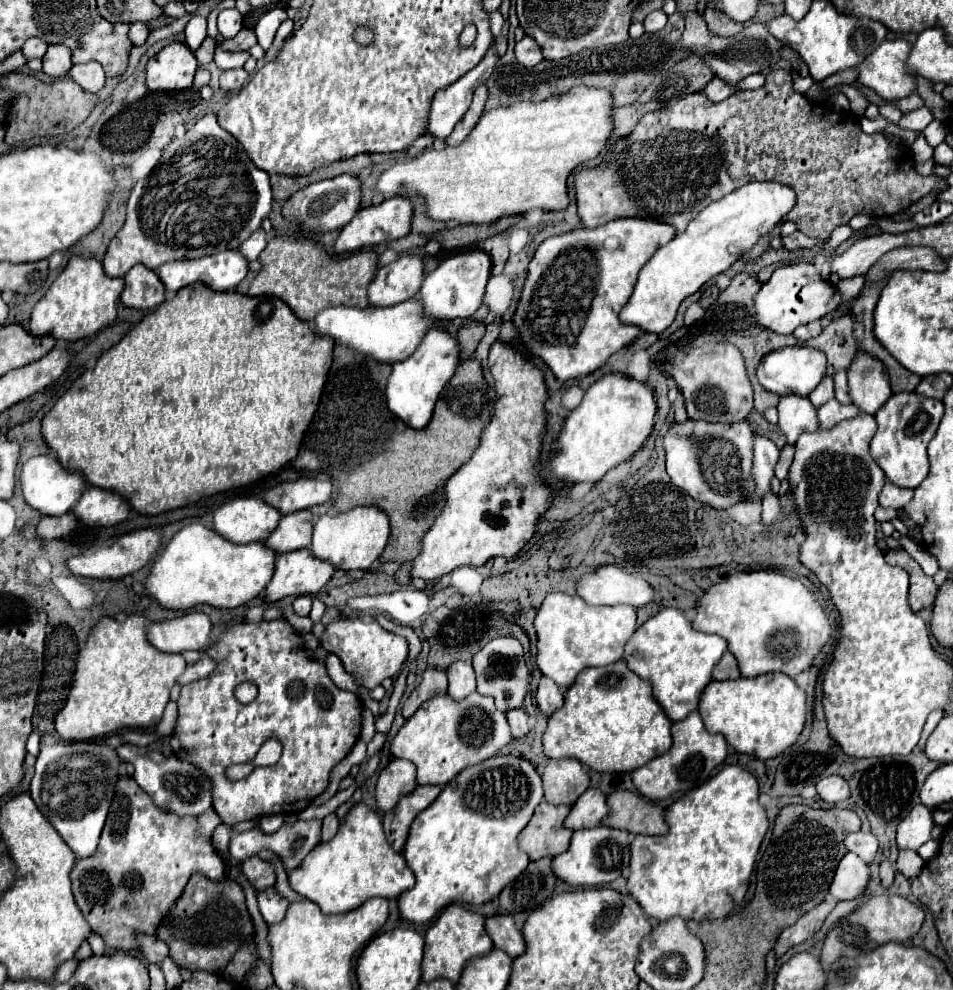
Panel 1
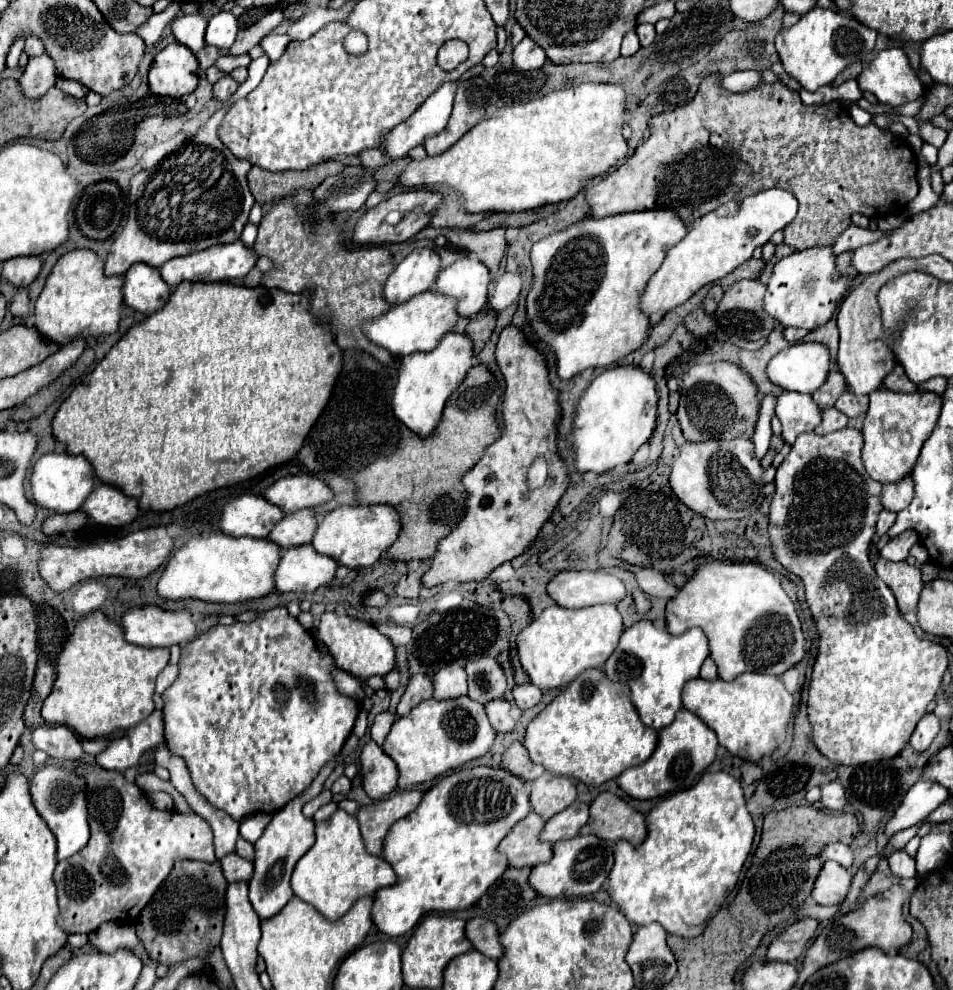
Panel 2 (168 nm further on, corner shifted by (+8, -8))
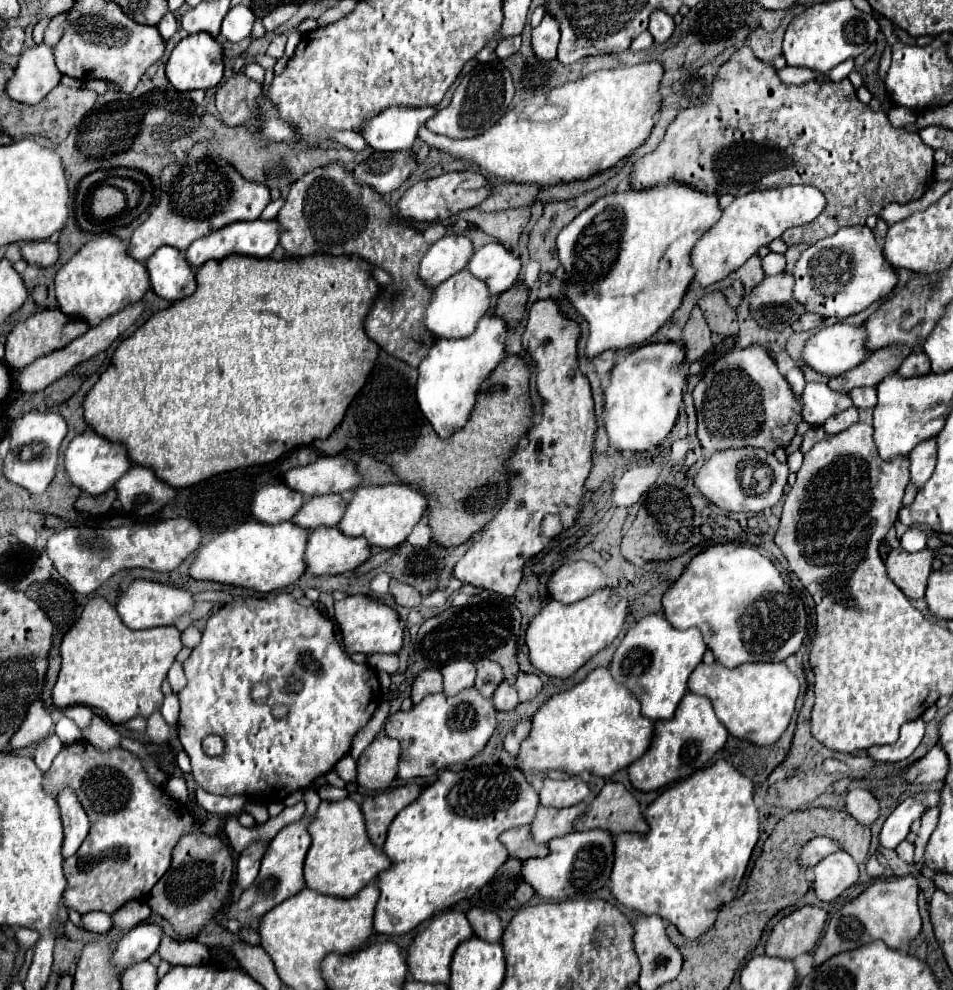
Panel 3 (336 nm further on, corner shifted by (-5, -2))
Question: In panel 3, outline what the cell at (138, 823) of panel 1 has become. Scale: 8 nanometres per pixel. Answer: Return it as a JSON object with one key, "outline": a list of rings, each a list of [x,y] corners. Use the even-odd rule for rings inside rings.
{"outline":[[[88,742],[64,746],[60,754],[54,758],[52,768],[44,774],[44,786],[46,786],[46,792],[50,792],[52,796],[56,796],[56,790],[60,790],[62,786],[72,788],[78,794],[92,822],[90,834],[86,842],[82,842],[78,854],[74,858],[64,860],[64,874],[68,878],[68,888],[64,892],[64,906],[68,910],[76,910],[78,914],[88,914],[94,910],[114,914],[130,900],[146,900],[154,884],[170,868],[172,850],[182,834],[188,832],[188,834],[216,836],[222,828],[222,818],[216,814],[210,814],[204,824],[198,824],[192,818],[192,814],[188,814],[184,804],[172,800],[162,788],[154,786],[148,780],[142,762],[124,748],[100,752],[100,750],[94,750],[94,746],[90,746]]]}

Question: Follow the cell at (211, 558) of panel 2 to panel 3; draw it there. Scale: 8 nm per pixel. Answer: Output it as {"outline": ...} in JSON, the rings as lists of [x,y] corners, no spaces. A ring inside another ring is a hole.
{"outline":[[[246,522],[230,528],[204,544],[192,560],[188,574],[194,580],[210,580],[228,586],[242,586],[254,592],[272,592],[290,586],[304,574],[304,546],[308,532],[298,530],[292,522],[262,524]]]}

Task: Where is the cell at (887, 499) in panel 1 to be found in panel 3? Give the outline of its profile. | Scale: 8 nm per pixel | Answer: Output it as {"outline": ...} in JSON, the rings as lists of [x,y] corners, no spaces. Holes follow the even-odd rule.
{"outline":[[[936,440],[922,442],[922,446],[916,446],[914,452],[910,452],[910,482],[920,490],[926,480],[930,480],[936,466]]]}

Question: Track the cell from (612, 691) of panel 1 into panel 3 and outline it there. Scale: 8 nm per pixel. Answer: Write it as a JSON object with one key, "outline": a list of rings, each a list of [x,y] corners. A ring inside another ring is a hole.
{"outline":[[[596,668],[588,674],[586,680],[576,684],[574,688],[554,694],[548,698],[542,708],[532,718],[532,732],[528,740],[520,746],[518,768],[524,774],[538,774],[544,770],[562,770],[568,774],[594,774],[594,776],[612,776],[618,770],[628,768],[632,762],[642,758],[648,752],[654,736],[654,722],[640,714],[640,702],[636,696],[620,682],[614,682],[608,668]]]}

